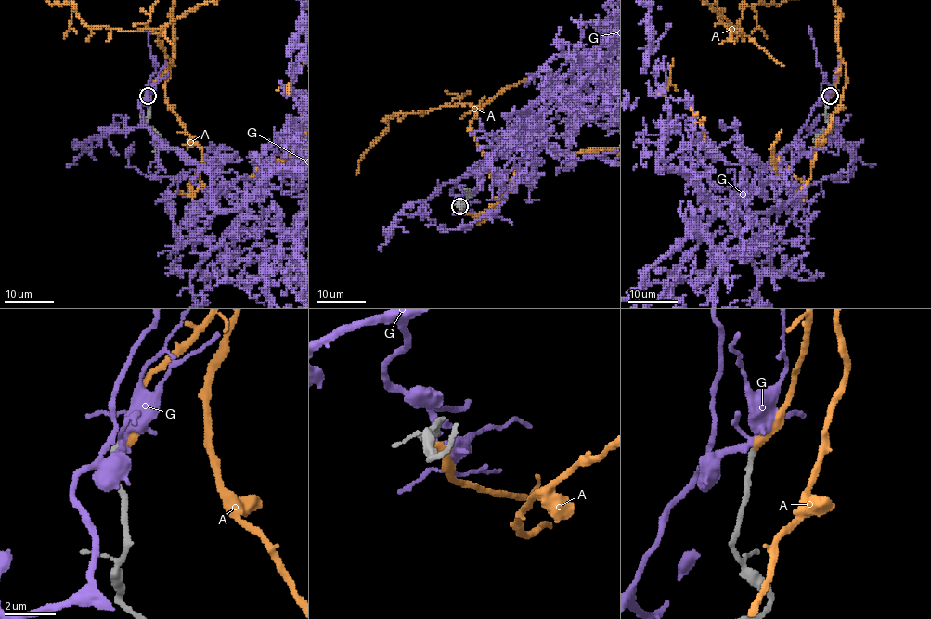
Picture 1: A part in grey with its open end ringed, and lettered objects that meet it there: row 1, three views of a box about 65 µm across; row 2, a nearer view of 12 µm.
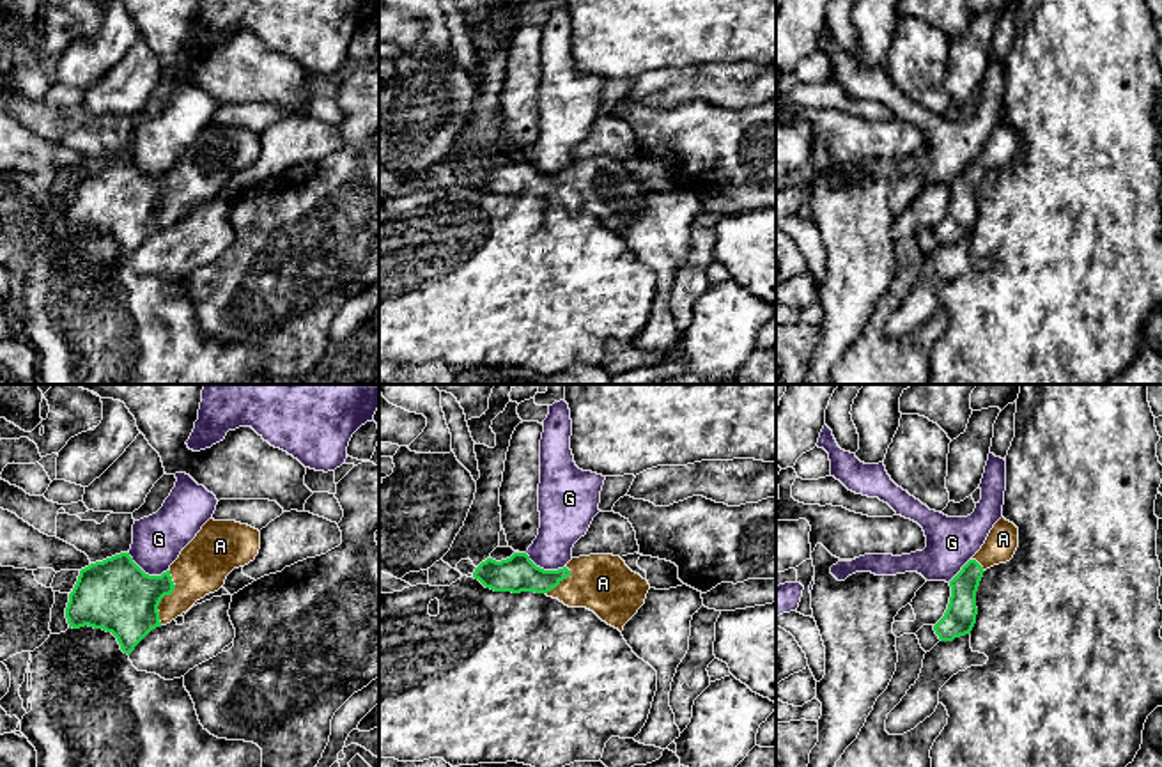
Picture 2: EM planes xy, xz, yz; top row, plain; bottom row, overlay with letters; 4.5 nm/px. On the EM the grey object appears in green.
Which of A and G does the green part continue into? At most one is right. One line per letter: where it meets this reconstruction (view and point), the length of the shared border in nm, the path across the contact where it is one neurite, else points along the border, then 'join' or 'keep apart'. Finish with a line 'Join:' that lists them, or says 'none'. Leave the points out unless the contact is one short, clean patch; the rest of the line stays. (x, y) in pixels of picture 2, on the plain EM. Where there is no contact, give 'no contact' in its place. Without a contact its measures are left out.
A: meets green in xy at (163, 199); contact 260 nm long; runs through xy (116, 199), (163, 199), (179, 192), (204, 167); join
G: meets green in xy at (147, 178); contact 200 nm long; border along xy (128, 156), (149, 178), (169, 174); keep apart
Join: A

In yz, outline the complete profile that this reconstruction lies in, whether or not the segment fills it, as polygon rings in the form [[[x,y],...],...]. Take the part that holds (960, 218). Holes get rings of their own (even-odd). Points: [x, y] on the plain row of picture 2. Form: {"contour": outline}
{"contour": [[[1001,120],[990,133],[981,152],[949,184],[951,200],[944,220],[933,229],[941,244],[971,237],[976,227],[976,195],[983,175],[994,168],[1006,167],[1019,151],[1019,131]]]}

